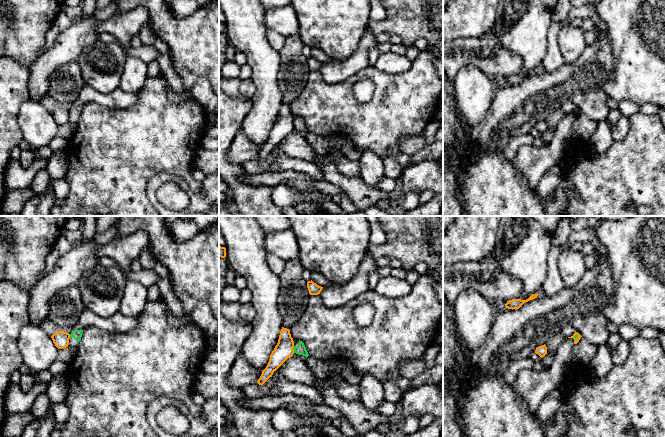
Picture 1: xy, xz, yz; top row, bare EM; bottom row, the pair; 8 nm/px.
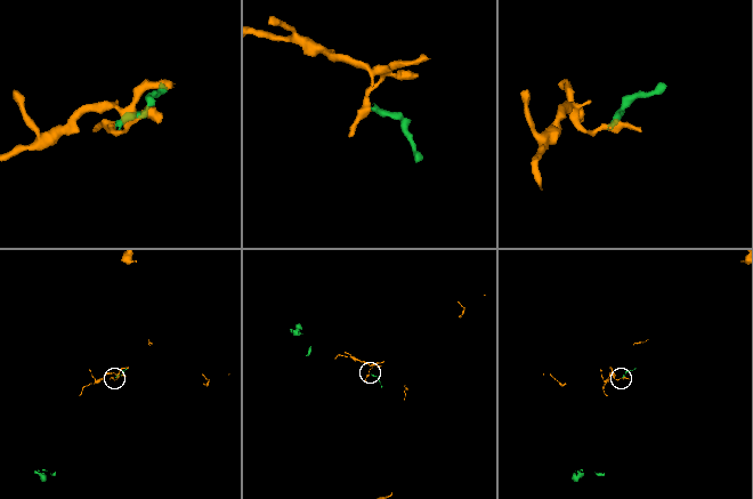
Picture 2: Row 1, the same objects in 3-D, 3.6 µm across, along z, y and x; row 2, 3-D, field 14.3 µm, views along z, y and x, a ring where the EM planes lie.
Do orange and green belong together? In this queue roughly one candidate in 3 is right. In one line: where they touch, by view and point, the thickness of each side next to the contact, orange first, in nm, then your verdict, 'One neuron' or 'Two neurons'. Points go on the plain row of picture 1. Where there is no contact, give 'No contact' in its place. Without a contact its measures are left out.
Touches orange at xz (292, 125). Thickness 150 nm (orange) against 80 nm. Two neurons

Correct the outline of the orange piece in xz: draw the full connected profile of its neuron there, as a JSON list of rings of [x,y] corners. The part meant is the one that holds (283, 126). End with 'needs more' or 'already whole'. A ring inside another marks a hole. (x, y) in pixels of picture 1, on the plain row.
[[[282,103],[278,115],[278,119],[270,131],[266,144],[262,147],[257,159],[263,161],[273,149],[294,130],[294,117],[291,113],[290,106]]]; already whole

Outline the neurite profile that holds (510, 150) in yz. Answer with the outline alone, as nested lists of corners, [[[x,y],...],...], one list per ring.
[[[530,133],[512,137],[507,146],[503,149],[505,157],[512,162],[515,159],[517,150],[522,145],[533,145],[533,140],[533,136]]]

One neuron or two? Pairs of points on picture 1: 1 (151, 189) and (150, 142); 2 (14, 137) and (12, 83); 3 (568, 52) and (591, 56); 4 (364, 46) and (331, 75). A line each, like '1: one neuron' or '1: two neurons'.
1: two neurons
2: one neuron
3: two neurons
4: one neuron

